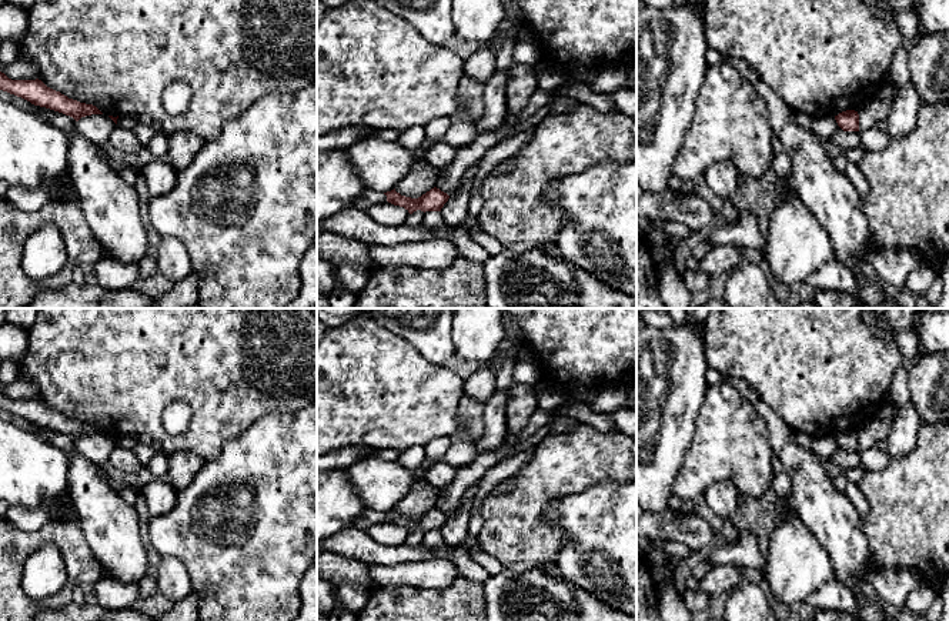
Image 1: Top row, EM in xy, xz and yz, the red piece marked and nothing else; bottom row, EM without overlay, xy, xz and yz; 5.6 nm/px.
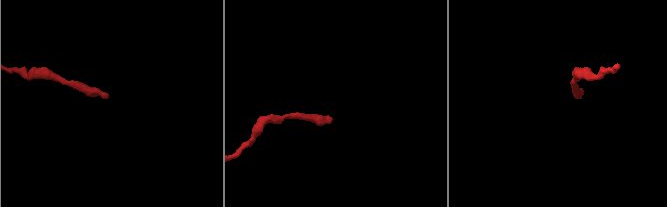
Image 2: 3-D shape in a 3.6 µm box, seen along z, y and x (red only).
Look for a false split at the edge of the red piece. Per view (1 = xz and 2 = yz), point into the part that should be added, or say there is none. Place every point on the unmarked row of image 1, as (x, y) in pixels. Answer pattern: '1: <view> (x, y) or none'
1: none
2: none

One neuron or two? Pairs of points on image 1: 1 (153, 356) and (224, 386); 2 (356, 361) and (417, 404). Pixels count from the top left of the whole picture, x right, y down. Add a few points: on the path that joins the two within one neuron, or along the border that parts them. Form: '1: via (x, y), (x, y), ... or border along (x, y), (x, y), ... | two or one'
1: via (170, 356), (194, 356), (207, 369) | one
2: via (371, 377), (393, 399), (401, 400) | one

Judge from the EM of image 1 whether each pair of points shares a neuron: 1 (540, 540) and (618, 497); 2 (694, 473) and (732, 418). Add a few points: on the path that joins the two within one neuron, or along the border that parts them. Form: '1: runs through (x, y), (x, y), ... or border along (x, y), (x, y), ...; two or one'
1: border along (571, 494), (544, 516), (567, 537), (555, 560); two
2: runs through (707, 460), (728, 438), (728, 431); one

